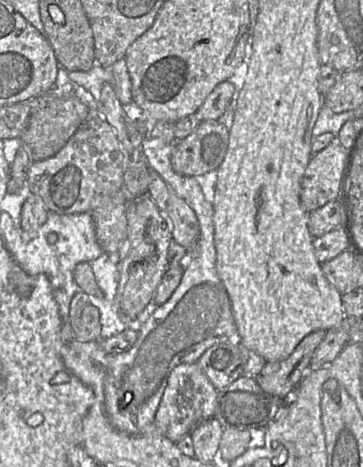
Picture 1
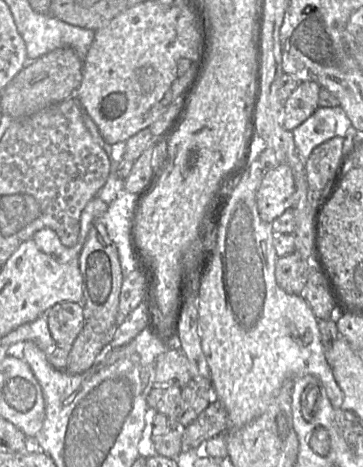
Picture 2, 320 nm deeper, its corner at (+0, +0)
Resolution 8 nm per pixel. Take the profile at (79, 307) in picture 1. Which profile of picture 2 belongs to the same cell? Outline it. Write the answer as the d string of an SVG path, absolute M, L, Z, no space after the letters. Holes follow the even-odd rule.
M72 302L56 304L46 317L52 338L60 348L71 348L86 324L83 307Z

